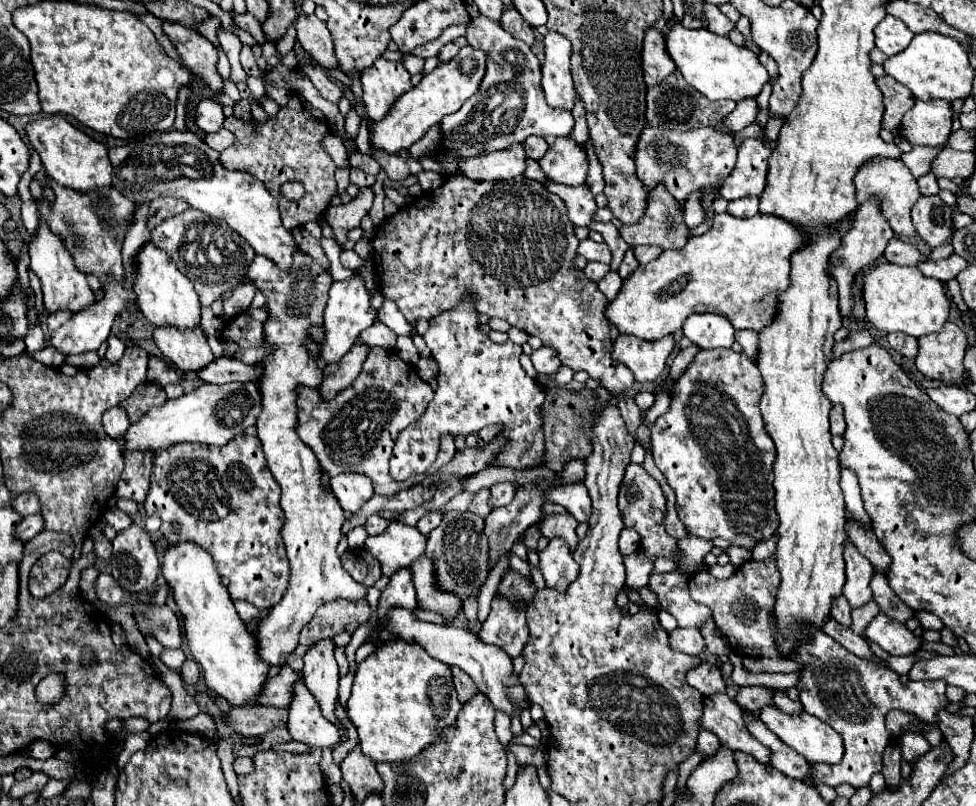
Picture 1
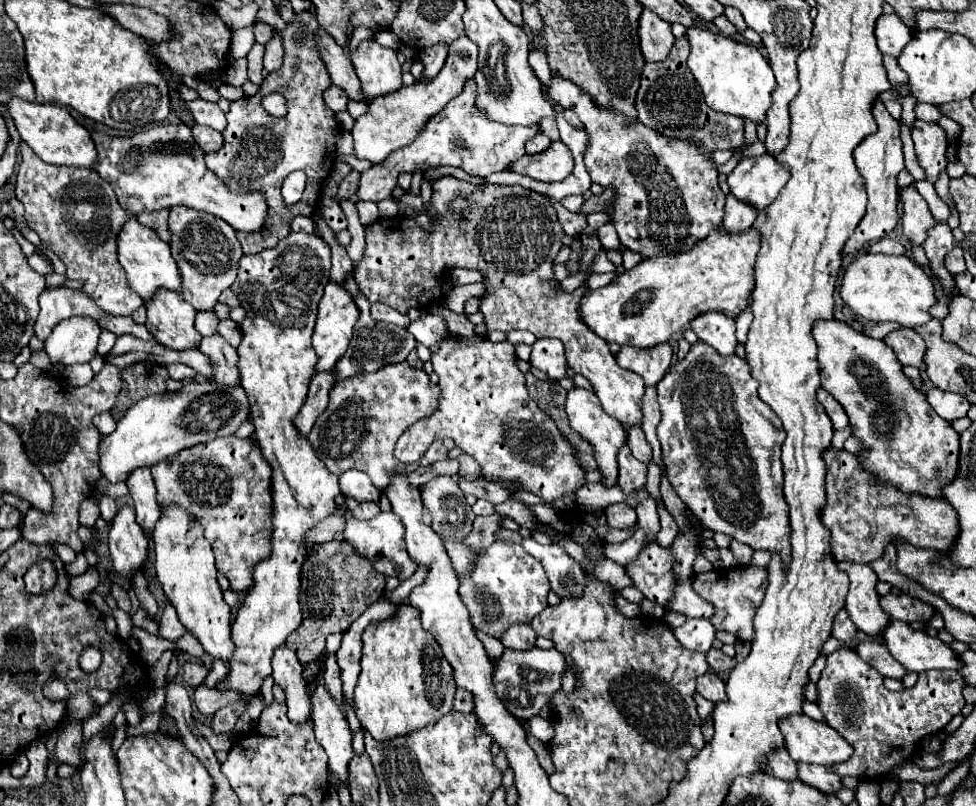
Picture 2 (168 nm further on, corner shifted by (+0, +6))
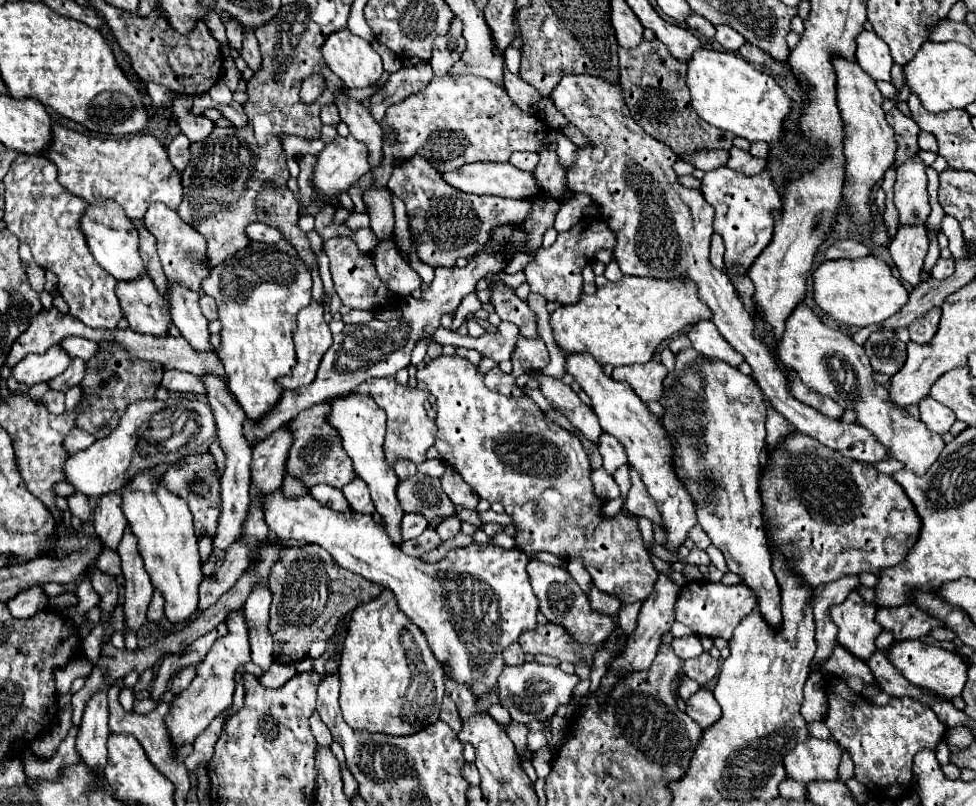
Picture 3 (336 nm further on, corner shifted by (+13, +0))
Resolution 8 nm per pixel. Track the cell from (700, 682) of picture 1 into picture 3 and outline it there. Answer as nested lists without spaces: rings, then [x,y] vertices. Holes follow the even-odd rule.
[[[701,687],[687,701],[687,711],[685,713],[695,723],[699,723],[703,729],[707,729],[709,725],[713,725],[713,721],[717,721],[717,717],[721,717],[721,707],[719,707],[715,695],[711,693],[711,689]]]

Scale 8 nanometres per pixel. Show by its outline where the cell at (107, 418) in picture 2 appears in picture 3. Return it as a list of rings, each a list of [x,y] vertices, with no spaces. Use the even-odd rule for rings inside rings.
[[[79,427],[71,429],[71,431],[67,433],[67,437],[65,437],[65,447],[69,449],[71,455],[77,453],[77,451],[81,451],[81,449],[87,449],[91,443],[95,443],[95,437],[93,437],[91,433],[79,429]]]

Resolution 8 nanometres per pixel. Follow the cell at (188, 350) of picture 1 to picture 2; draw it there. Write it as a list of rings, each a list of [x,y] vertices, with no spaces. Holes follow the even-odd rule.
[[[158,291],[154,299],[146,301],[146,329],[156,337],[158,343],[170,349],[196,349],[200,345],[202,335],[194,329],[196,309],[190,307],[176,291]]]

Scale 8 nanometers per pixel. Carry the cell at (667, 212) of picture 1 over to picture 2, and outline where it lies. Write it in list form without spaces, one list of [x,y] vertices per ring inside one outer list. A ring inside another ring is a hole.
[[[552,77],[552,85],[548,87],[550,97],[560,103],[564,109],[572,109],[588,131],[588,145],[584,153],[584,163],[590,179],[600,183],[606,189],[614,191],[614,227],[618,231],[620,243],[630,251],[640,253],[646,259],[662,257],[662,255],[678,255],[690,251],[694,243],[706,239],[710,231],[718,229],[724,219],[726,195],[718,187],[718,169],[714,161],[704,157],[696,145],[682,139],[668,139],[658,135],[650,127],[644,127],[640,121],[630,121],[618,111],[602,109],[582,91],[576,83]]]

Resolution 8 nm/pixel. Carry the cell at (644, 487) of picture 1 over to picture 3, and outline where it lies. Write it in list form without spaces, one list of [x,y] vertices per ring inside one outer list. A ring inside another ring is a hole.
[[[607,433],[601,435],[599,453],[601,453],[601,457],[603,457],[603,469],[605,469],[607,473],[615,473],[621,465],[627,463],[627,461],[625,461],[627,453],[625,453],[623,445],[621,445],[615,437],[611,437],[611,435],[607,435]]]

